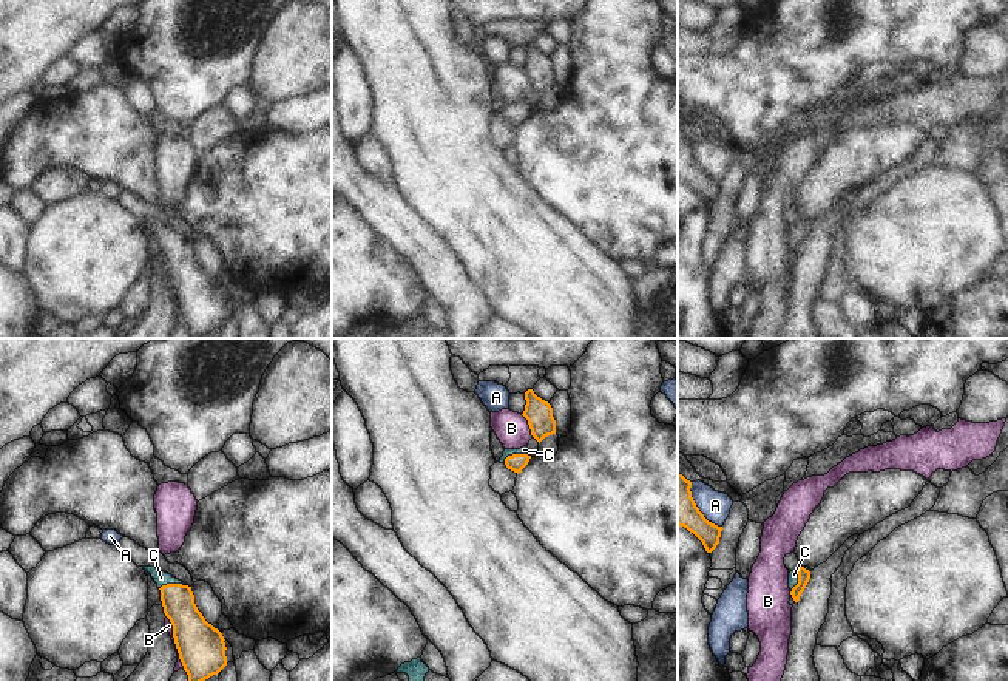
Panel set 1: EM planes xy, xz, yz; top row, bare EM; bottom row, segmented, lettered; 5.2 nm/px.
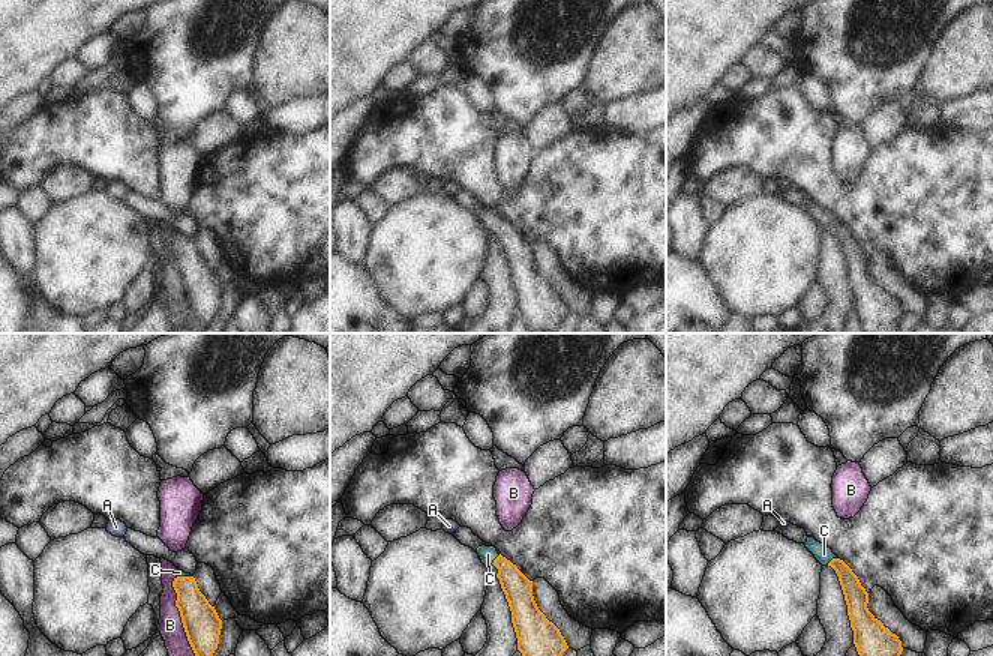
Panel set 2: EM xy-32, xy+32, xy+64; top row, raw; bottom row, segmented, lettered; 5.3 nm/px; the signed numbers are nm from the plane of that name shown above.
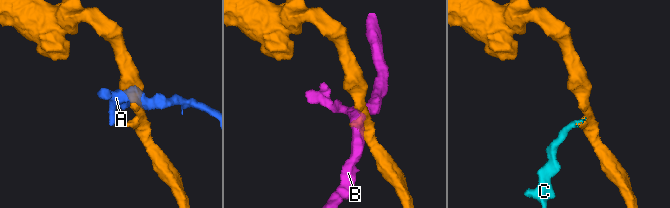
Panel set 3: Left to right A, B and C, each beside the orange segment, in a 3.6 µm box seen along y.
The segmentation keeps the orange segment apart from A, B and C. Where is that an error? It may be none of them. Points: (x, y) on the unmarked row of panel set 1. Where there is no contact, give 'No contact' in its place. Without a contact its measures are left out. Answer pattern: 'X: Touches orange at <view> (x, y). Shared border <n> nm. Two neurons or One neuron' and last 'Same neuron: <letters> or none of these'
A: Touches orange at yz (698, 162). Shared border 280 nm. Two neurons
B: Touches orange at xz (528, 77). Shared border 140 nm. Two neurons
C: Touches orange at xz (514, 108). Shared border 140 nm. One neuron
Same neuron: C.

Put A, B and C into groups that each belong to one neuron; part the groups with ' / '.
A / B / C

